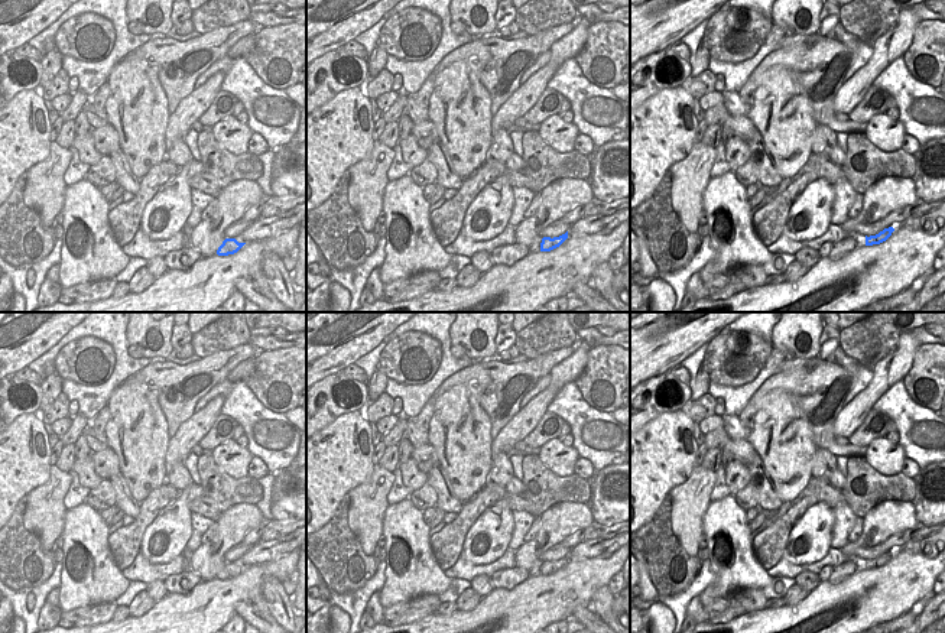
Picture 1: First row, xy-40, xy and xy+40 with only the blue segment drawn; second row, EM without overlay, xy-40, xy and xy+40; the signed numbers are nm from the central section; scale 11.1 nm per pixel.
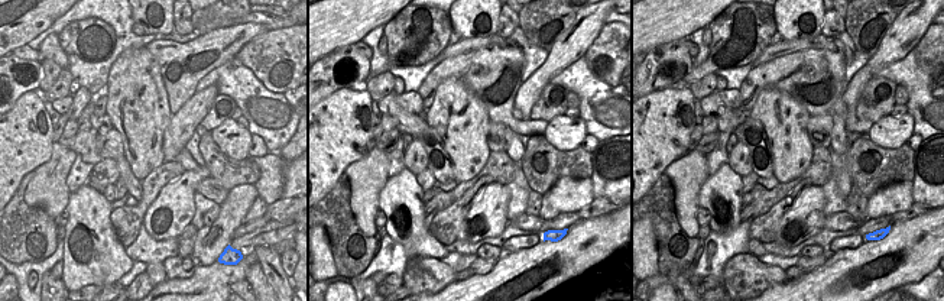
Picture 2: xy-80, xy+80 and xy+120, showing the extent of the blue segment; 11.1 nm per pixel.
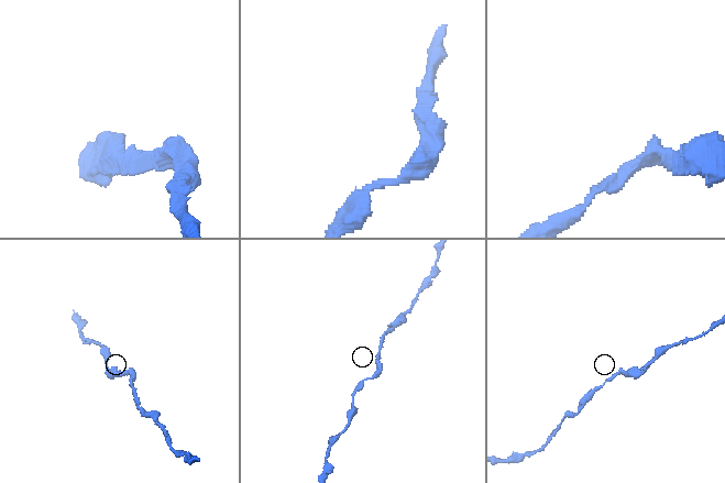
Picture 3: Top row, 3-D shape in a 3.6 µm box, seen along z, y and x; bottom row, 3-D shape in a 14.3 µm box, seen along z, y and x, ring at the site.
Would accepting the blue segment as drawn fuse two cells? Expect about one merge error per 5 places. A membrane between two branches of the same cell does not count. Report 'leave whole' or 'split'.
leave whole

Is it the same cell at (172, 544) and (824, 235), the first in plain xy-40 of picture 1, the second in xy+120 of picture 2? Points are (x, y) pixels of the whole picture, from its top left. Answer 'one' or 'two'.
two

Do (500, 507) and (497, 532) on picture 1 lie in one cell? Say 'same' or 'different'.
same

